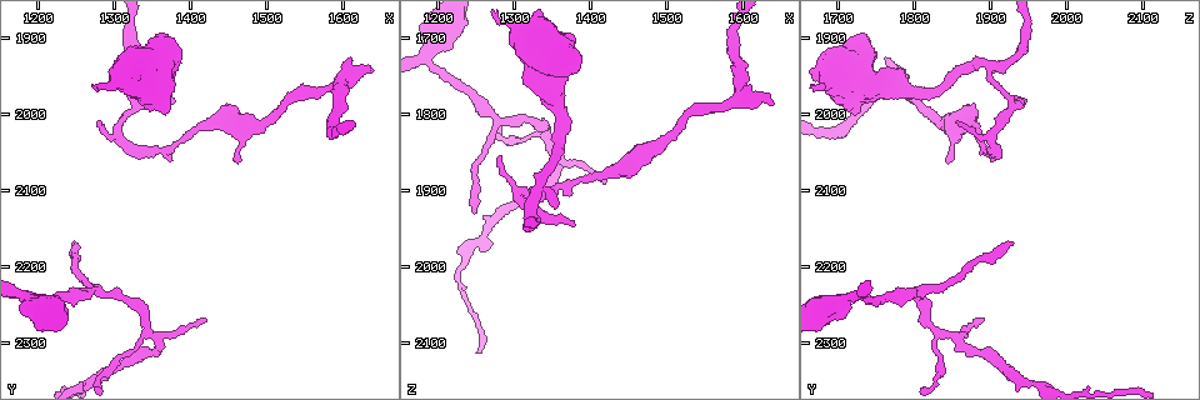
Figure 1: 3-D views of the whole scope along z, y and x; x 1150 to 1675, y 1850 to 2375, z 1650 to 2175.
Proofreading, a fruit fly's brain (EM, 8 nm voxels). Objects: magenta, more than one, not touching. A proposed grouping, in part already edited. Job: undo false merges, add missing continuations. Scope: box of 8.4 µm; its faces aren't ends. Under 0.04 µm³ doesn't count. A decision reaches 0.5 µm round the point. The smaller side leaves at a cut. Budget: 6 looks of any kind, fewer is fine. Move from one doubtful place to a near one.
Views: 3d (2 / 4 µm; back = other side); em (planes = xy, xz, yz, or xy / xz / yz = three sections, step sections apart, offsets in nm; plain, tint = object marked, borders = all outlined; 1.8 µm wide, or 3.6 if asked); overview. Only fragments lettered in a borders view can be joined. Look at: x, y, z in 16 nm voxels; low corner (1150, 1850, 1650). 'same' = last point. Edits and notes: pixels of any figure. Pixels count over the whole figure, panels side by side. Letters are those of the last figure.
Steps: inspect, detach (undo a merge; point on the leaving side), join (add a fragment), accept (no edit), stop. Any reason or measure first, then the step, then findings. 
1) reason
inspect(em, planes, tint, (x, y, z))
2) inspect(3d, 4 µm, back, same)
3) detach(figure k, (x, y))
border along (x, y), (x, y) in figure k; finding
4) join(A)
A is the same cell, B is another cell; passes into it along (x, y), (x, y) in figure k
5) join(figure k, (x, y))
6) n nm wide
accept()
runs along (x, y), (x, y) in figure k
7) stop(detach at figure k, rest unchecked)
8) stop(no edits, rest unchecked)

three-way junction
inspect(em, 3.6 µm, yz, step 8, tint, (1190, 2245, 1720))

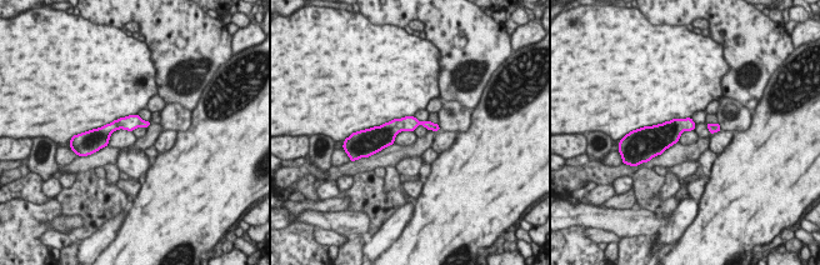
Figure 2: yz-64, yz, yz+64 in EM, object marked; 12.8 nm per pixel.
inspect(em, 3.6 µm, yz, step 8, borders, same)

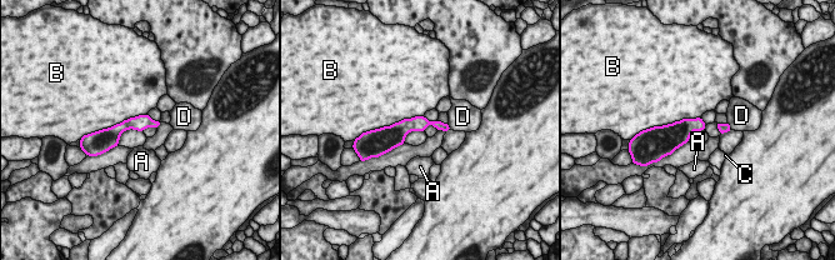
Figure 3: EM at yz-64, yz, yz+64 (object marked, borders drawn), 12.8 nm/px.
accept()
A, B, C and D are other cells; all the same cell

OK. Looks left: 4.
branch stops here
inspect(em, xy, step 8, tint, (1465, 2065, 1840))

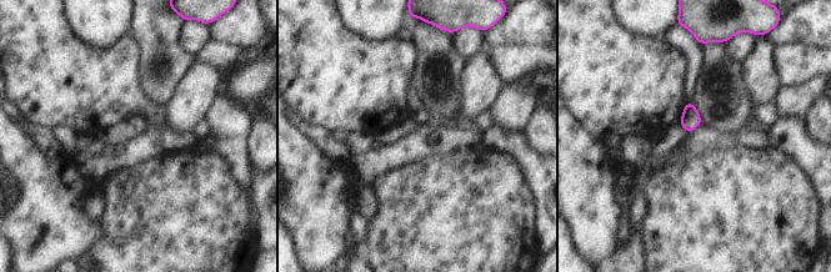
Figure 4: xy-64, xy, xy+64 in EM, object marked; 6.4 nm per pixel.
another direction
inspect(em, planes, borders, same)

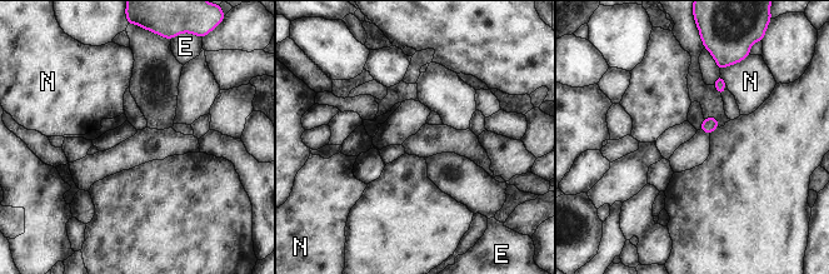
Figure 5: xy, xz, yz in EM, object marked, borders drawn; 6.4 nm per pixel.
accept()
E and N are other cells; no lettered fragment goes on from it

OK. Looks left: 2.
stop(no edits, rest unchecked)

